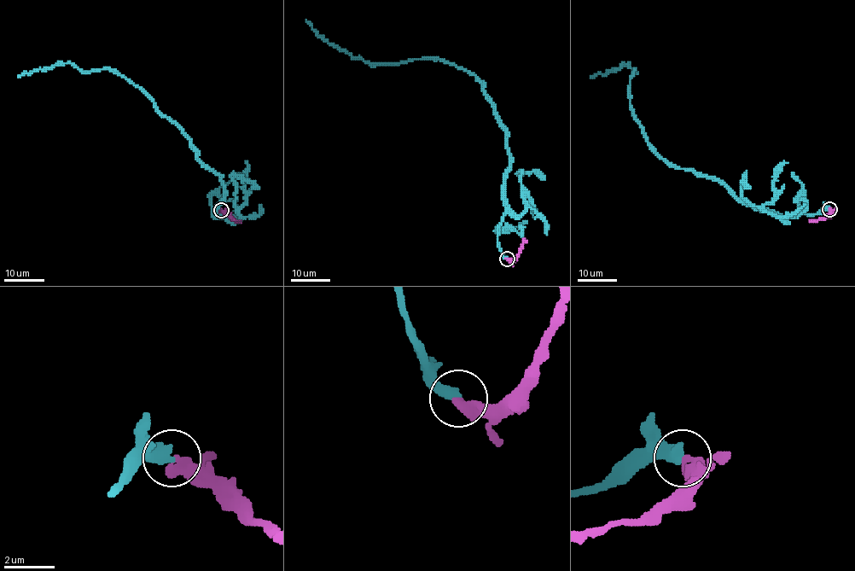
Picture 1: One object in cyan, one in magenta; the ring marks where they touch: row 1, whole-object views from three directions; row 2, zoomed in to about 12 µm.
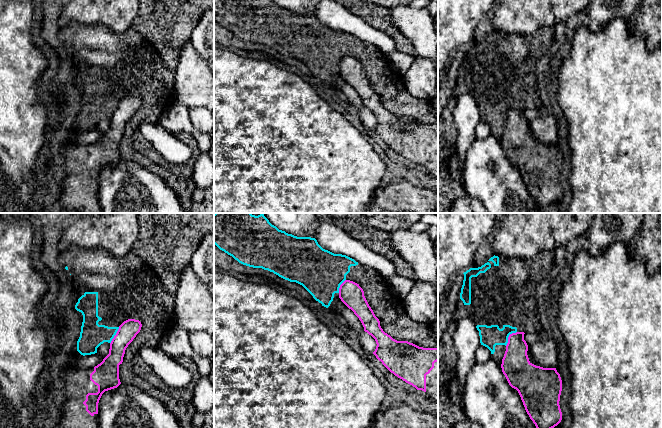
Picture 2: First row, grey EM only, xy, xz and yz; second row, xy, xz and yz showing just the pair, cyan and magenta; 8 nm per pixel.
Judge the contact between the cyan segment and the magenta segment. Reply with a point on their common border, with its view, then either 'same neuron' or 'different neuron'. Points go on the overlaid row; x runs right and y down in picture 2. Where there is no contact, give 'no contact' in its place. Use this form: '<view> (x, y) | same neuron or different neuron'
yz (508, 336) | different neuron

